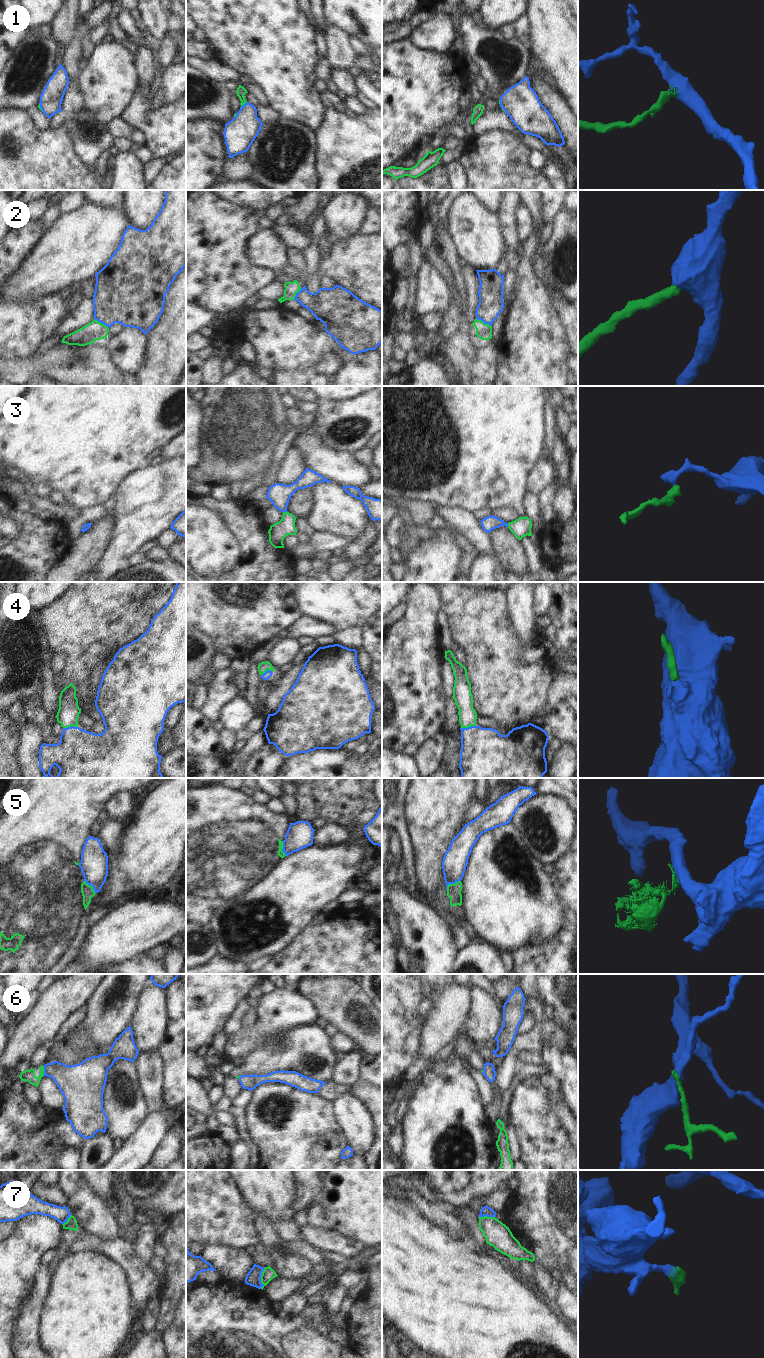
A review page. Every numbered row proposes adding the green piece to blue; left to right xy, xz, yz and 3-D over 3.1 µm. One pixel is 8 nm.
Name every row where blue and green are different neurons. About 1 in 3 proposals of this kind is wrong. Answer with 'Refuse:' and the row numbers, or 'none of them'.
Refuse: 2, 5, 6, 7

